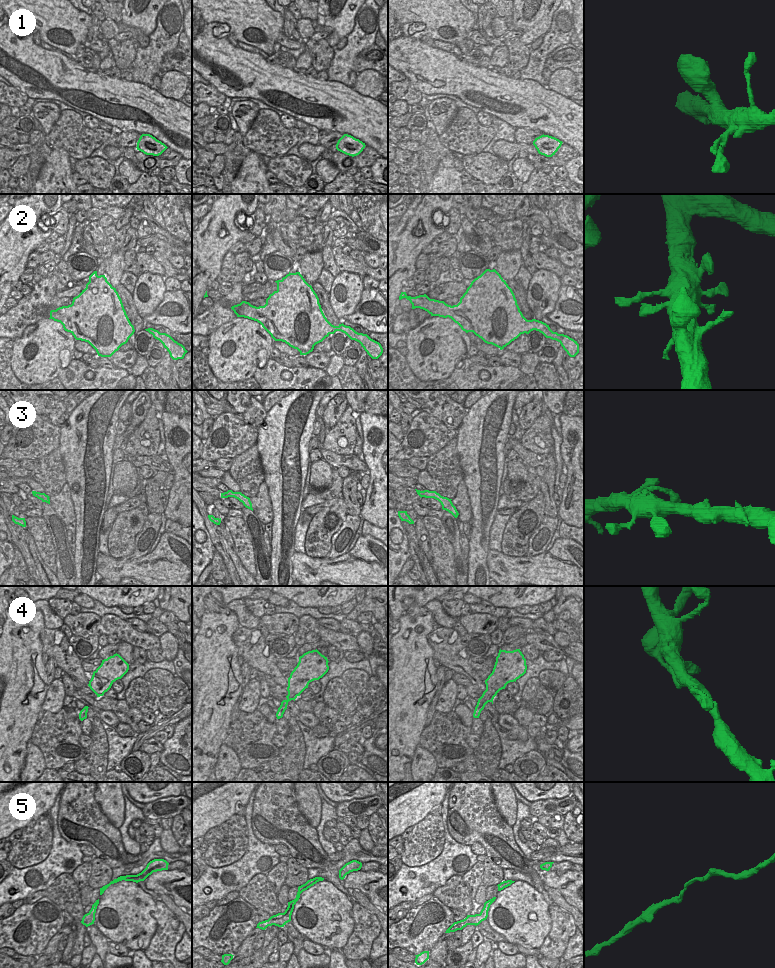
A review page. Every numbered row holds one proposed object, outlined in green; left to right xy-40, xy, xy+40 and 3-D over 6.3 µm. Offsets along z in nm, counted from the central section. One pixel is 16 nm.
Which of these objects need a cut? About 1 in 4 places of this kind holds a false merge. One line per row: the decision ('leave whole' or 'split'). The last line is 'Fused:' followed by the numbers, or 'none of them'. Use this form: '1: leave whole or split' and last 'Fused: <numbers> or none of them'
1: leave whole
2: leave whole
3: leave whole
4: leave whole
5: leave whole
Fused: none of them

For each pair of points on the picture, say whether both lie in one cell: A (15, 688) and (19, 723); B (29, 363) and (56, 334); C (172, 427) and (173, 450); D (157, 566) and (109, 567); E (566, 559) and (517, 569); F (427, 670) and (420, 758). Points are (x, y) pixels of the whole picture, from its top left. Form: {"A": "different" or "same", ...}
{"A": "same", "B": "same", "C": "same", "D": "same", "E": "same", "F": "different"}

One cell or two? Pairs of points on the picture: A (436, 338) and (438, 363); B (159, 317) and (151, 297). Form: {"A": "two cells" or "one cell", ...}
{"A": "one cell", "B": "two cells"}

